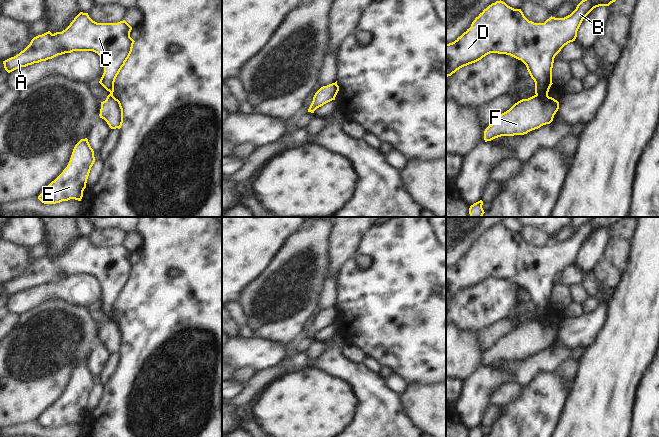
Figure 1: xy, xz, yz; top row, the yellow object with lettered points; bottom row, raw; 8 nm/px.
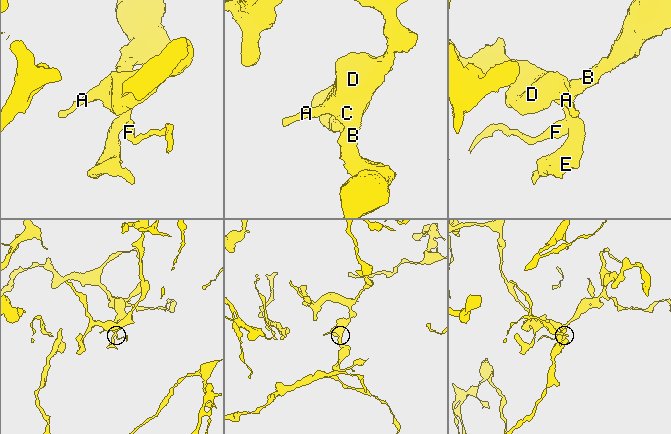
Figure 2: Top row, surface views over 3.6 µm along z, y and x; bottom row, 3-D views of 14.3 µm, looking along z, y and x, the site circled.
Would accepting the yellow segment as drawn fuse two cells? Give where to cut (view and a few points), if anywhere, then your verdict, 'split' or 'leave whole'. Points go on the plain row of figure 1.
cut in yz along (535, 319), (540, 322), (547, 320); split

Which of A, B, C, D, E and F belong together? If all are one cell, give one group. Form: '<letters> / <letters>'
A B C D E / F

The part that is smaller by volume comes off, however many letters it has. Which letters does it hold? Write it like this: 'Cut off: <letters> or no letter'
Cut off: F

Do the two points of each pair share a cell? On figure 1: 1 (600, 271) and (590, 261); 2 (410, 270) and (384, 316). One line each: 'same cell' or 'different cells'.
1: different cells
2: same cell

